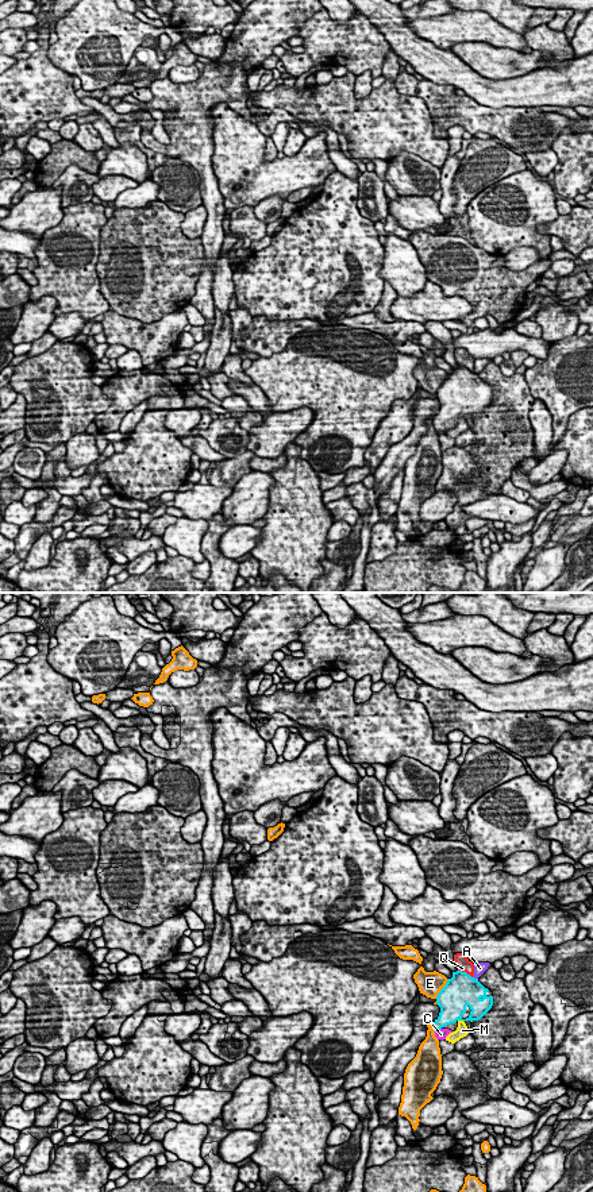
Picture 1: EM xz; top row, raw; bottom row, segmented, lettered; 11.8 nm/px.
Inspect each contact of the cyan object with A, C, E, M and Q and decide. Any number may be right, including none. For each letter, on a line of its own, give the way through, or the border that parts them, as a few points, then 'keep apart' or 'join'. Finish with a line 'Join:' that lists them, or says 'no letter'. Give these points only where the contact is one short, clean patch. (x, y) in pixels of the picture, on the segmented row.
A: border along xz (473, 976), (477, 979); keep apart
C: runs through xz (450, 1013), (436, 1029), (441, 1034); join
E: keep apart
M: keep apart
Q: keep apart
Join: C

